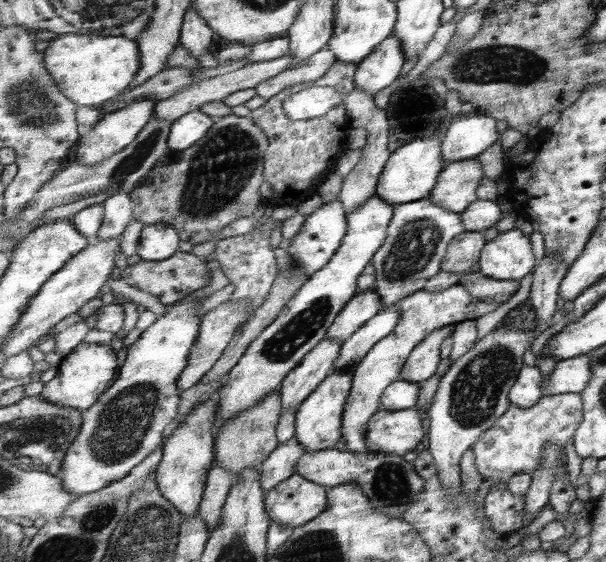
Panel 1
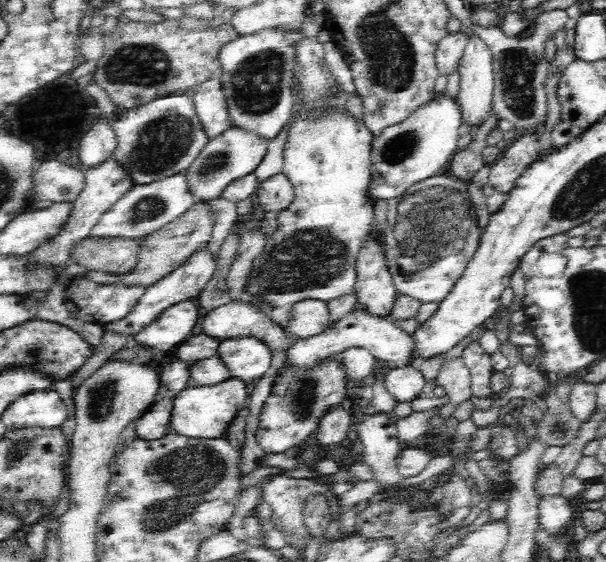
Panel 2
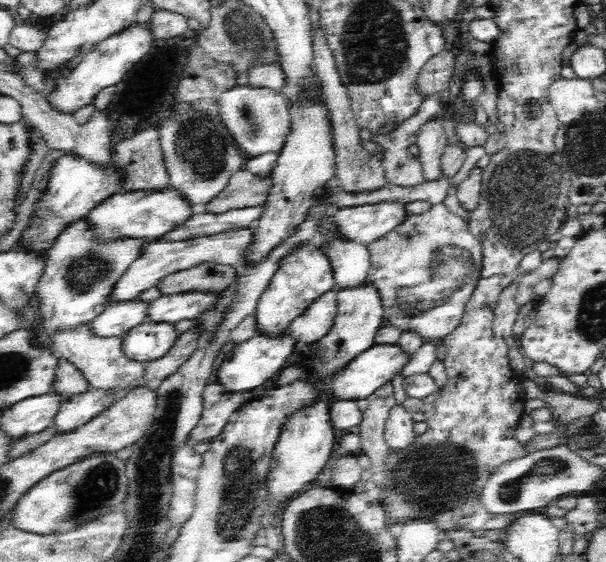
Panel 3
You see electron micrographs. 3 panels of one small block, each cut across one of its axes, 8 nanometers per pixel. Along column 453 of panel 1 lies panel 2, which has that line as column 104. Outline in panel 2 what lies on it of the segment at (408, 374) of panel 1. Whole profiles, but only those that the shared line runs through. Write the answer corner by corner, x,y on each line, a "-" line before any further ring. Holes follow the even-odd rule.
207,248
196,252
194,256
190,256
190,260
186,260
186,262
182,263
170,274
167,274
162,280
147,287
145,293
140,297
138,304
132,309
132,312
116,322
103,325
103,331
106,333
120,334
120,337
136,336
139,332
146,329
147,326
150,325
155,318
158,318
168,307
187,300
194,301
210,278
212,278
215,270
215,259

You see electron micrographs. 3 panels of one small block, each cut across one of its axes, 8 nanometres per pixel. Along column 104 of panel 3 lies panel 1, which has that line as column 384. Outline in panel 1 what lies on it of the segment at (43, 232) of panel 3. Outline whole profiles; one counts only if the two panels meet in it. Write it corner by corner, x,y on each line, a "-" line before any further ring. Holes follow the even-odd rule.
441,128
432,137
412,140
409,144
398,148
386,162
383,174
377,187
377,196
395,204
415,202
431,196
434,186
438,184
439,175
446,168
444,161
444,136
448,128

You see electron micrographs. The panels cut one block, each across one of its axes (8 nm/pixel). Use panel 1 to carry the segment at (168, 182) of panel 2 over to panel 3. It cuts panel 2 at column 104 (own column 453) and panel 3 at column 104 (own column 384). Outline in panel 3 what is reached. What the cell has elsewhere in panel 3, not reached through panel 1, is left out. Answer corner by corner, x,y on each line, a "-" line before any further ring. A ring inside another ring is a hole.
84,218
68,226
56,240
36,286
39,319
30,328
33,347
58,355
52,341
56,334
91,324
105,309
114,283
130,263
142,254
140,248
144,246
144,241
142,238
128,238
126,241
97,242

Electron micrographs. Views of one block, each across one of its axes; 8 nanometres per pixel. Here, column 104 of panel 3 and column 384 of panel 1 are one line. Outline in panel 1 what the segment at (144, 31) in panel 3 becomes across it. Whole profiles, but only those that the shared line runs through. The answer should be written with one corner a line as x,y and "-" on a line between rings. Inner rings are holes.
395,35
387,38
385,42
381,42
374,54
358,64
355,75
356,88
372,95
377,94
379,90
391,86
399,78
405,60
401,40

